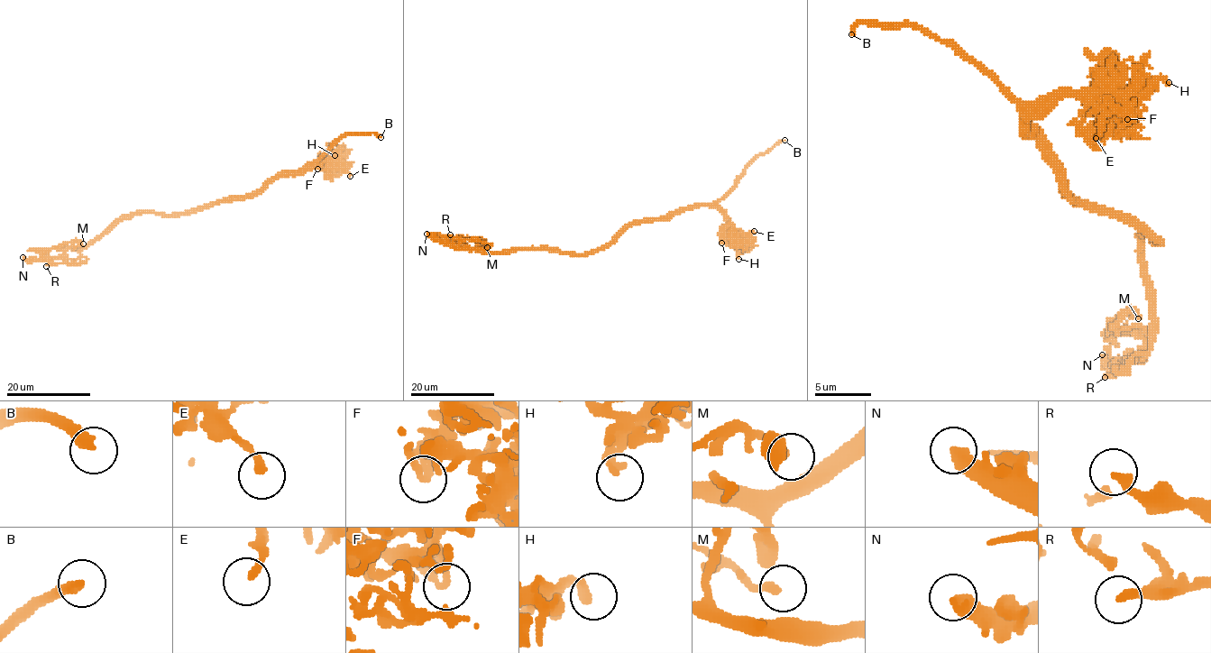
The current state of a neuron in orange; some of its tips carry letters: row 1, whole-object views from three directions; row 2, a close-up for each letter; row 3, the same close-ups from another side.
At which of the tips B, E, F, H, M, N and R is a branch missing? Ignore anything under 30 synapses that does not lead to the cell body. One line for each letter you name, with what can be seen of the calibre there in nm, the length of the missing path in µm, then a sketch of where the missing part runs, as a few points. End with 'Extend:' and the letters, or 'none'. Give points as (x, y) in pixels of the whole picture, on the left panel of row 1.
B: Thickness 320 nm. Missing length about 35 µm
Extend: B

